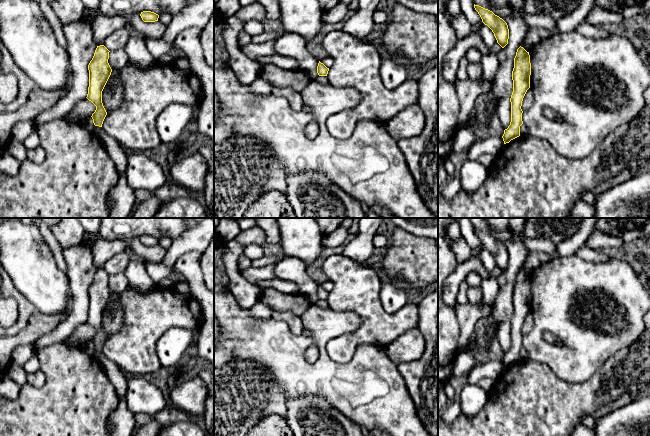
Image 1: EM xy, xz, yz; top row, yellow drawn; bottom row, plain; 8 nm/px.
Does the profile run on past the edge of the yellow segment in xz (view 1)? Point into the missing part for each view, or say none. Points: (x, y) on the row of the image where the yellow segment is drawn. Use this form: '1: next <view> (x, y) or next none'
1: next none

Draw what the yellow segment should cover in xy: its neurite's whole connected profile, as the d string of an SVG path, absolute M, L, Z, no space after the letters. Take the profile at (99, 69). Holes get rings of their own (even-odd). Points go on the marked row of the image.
M104 45L97 46L94 56L88 65L89 87L86 98L96 106L96 110L91 117L94 125L99 127L102 127L107 115L102 103L102 91L112 72L108 63L109 52Z

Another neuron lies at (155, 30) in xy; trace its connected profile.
M133 14L129 19L130 25L141 33L144 39L161 39L167 27L159 20L155 22L144 22L140 14Z

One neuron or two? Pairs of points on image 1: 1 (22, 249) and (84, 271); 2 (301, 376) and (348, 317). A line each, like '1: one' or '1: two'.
1: two
2: one

